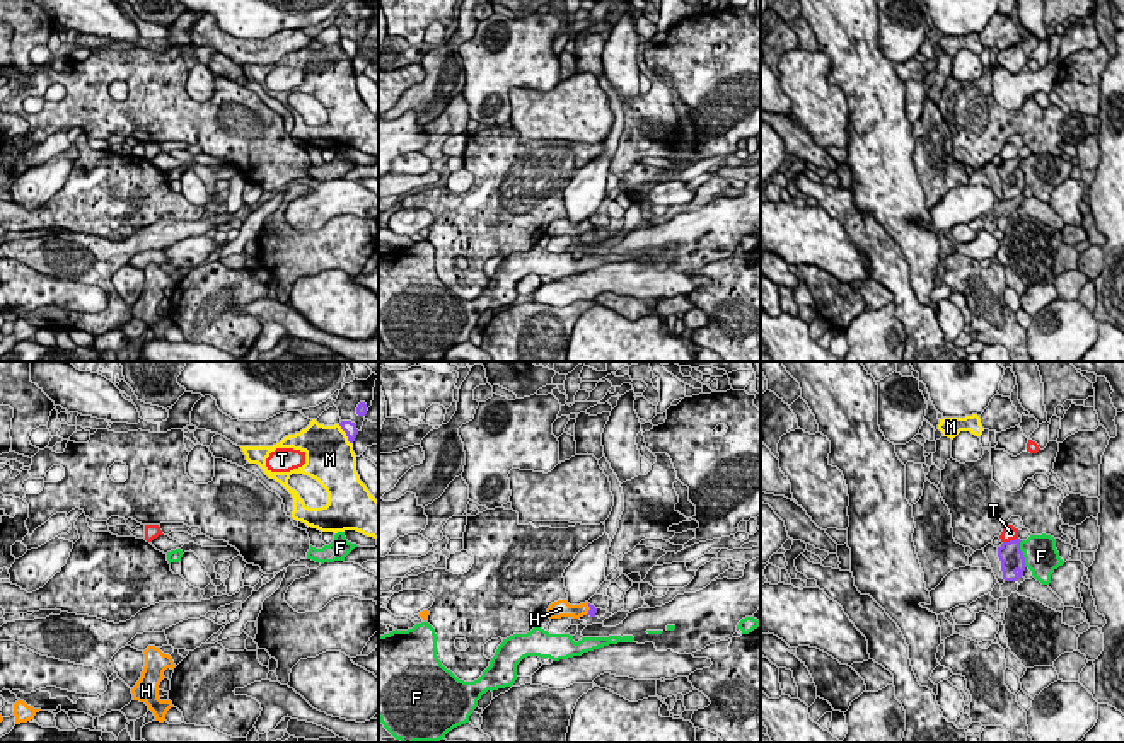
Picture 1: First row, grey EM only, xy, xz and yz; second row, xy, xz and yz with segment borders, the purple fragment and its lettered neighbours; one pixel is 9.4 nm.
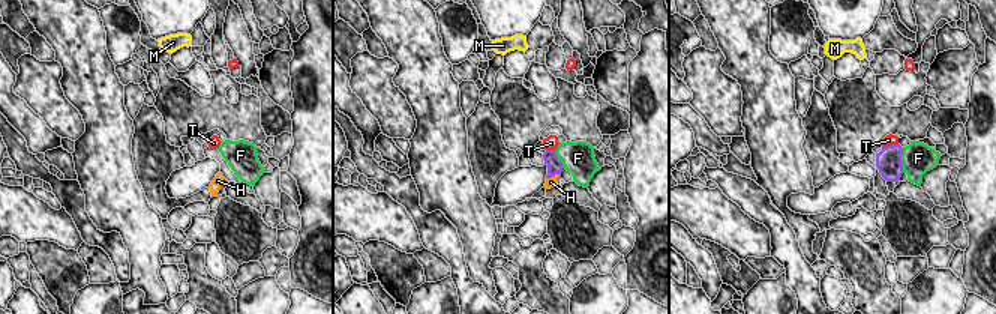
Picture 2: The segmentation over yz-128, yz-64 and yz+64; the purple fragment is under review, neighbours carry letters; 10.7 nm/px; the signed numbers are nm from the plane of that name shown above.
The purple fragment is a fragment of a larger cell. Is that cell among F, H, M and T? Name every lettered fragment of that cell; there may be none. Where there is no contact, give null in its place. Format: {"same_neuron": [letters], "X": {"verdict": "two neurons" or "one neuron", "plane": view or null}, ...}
{"same_neuron": ["H"], "F": {"verdict": "two neurons", "plane": "yz"}, "H": {"verdict": "one neuron", "plane": "xz"}, "M": {"verdict": "two neurons", "plane": "xy"}, "T": {"verdict": "two neurons", "plane": "yz"}}

